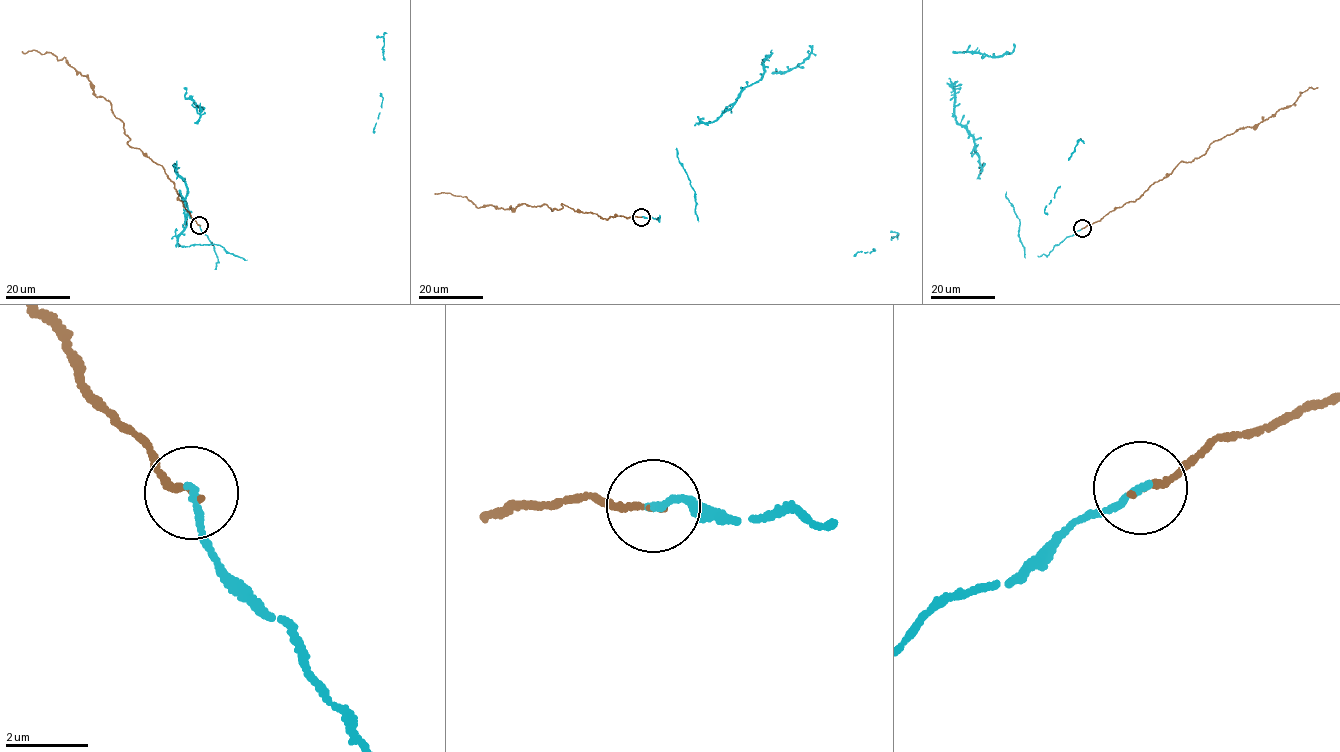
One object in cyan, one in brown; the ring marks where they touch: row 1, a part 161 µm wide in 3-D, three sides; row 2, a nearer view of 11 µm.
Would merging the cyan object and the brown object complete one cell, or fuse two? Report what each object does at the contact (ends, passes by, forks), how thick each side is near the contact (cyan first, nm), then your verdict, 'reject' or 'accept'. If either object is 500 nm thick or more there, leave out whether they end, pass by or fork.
cyan ends; brown ends; calibres 190 and 140 nm; accept

